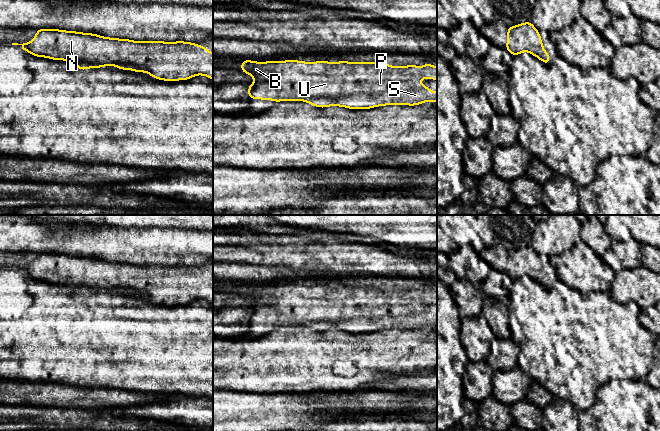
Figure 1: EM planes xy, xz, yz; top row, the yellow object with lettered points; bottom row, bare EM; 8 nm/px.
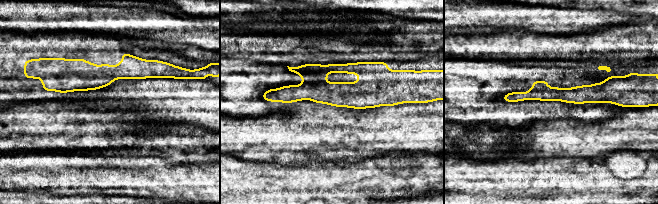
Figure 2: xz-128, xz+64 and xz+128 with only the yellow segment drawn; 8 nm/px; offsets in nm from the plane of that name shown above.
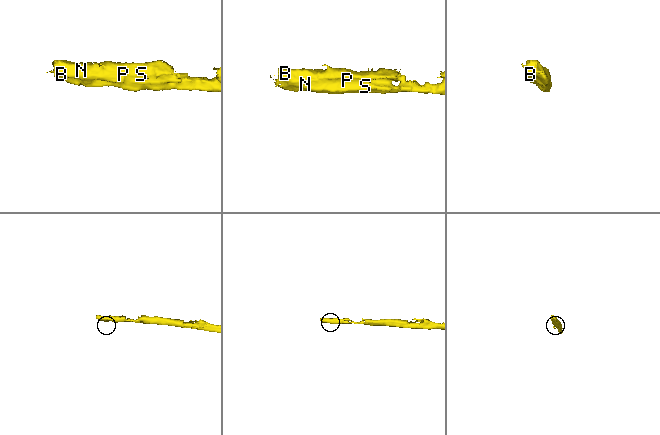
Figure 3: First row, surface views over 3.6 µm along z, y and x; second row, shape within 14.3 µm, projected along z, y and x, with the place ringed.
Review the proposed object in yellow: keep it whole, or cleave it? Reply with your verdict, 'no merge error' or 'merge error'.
no merge error

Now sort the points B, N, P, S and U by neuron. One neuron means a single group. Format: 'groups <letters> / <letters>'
groups B N P S U

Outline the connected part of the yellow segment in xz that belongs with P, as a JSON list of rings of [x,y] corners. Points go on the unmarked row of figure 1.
[[[242,284],[241,285],[241,296],[249,298],[255,304],[252,308],[248,310],[248,321],[249,323],[261,323],[261,324],[272,324],[277,326],[281,325],[303,325],[311,328],[315,331],[325,332],[330,330],[339,330],[345,331],[348,333],[371,333],[378,330],[387,330],[387,329],[408,329],[415,330],[421,329],[424,326],[437,326],[437,316],[430,314],[426,309],[422,309],[419,305],[424,301],[427,303],[437,304],[437,291],[433,290],[431,287],[427,286],[425,289],[419,291],[418,289],[406,289],[406,290],[391,290],[385,286],[348,286],[341,284],[336,287],[331,287],[327,284],[325,285],[315,285],[315,286],[305,286],[299,284],[284,284],[284,285],[265,285],[265,286],[256,286],[253,284]]]

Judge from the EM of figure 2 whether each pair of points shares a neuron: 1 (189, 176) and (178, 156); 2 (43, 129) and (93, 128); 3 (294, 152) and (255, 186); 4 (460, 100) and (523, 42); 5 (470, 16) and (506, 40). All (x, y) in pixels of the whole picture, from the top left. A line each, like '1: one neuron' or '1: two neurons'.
1: two neurons
2: one neuron
3: two neurons
4: two neurons
5: two neurons

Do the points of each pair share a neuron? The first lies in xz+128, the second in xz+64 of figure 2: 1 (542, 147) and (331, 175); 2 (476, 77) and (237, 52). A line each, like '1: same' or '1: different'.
1: different
2: different

